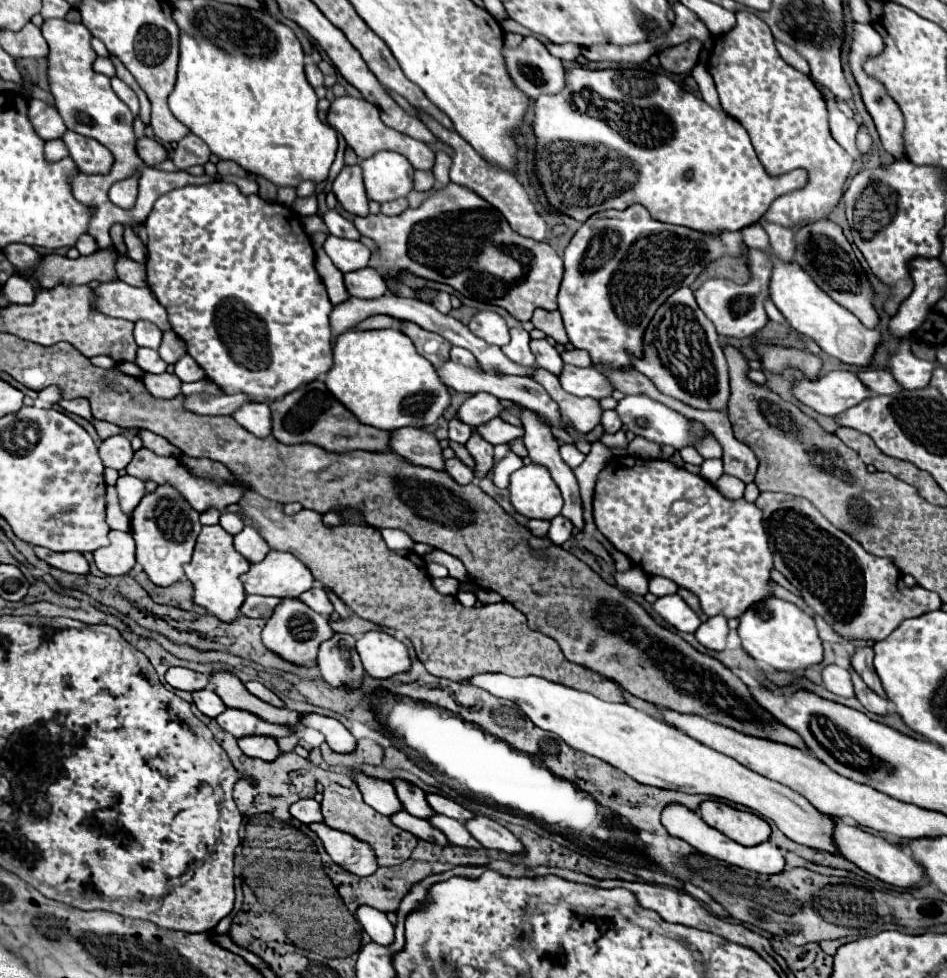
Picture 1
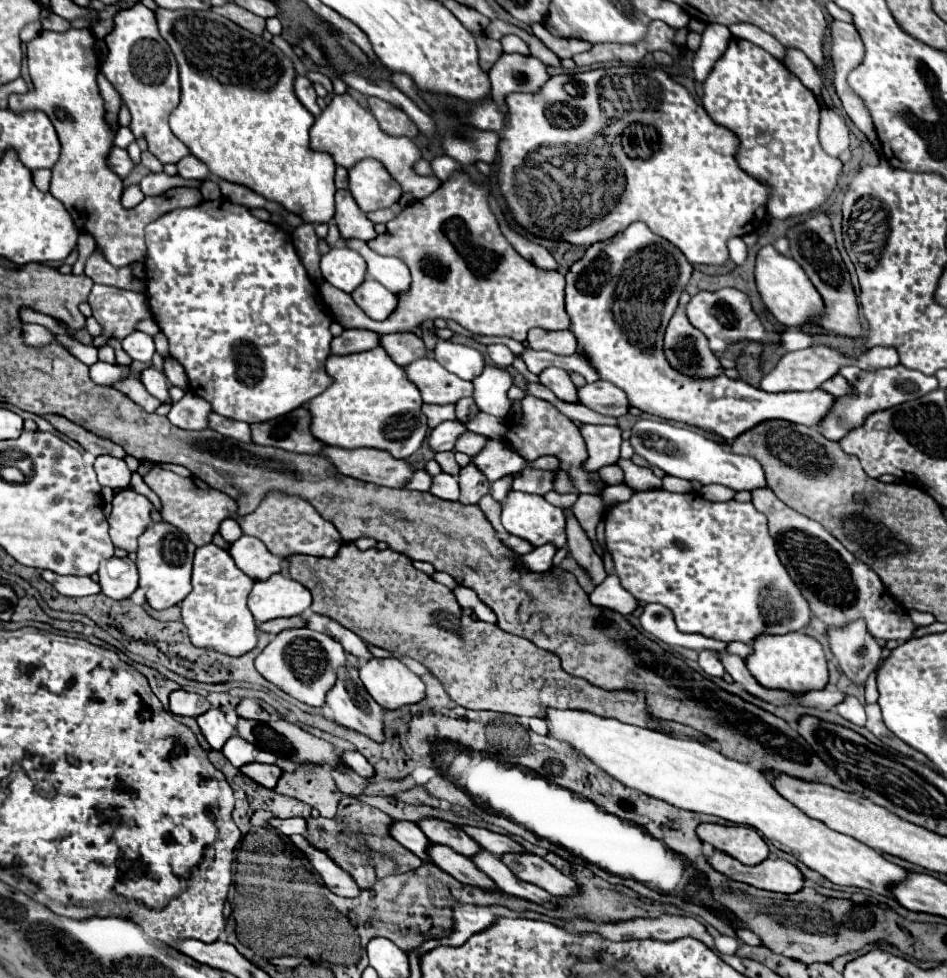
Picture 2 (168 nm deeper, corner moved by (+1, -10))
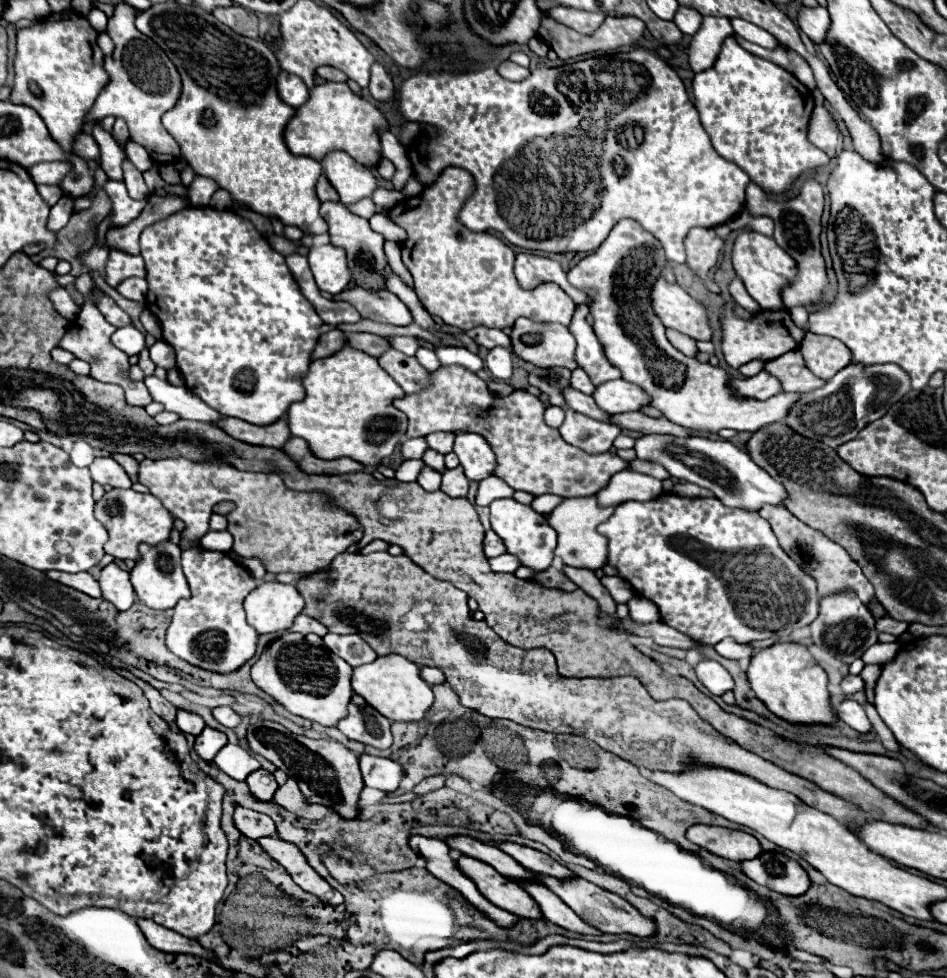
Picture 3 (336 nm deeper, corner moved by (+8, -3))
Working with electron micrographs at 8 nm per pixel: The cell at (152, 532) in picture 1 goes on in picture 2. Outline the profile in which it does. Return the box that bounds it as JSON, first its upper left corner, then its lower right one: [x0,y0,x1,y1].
[137,521,195,609]

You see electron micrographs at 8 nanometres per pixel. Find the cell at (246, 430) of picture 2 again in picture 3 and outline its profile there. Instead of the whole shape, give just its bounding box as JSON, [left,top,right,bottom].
[146,376,222,422]

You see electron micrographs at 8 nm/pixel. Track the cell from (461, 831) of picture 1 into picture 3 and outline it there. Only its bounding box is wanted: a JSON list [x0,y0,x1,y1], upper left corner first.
[518,882,602,936]

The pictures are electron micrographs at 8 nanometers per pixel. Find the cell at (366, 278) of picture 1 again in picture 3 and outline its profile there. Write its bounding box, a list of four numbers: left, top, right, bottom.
[333,288,414,326]

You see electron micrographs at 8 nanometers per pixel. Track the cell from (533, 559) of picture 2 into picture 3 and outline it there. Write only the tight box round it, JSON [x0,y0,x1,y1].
[488,554,520,572]

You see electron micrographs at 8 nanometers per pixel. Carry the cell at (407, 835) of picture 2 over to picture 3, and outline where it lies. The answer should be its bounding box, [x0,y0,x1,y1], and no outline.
[410,836,520,928]

